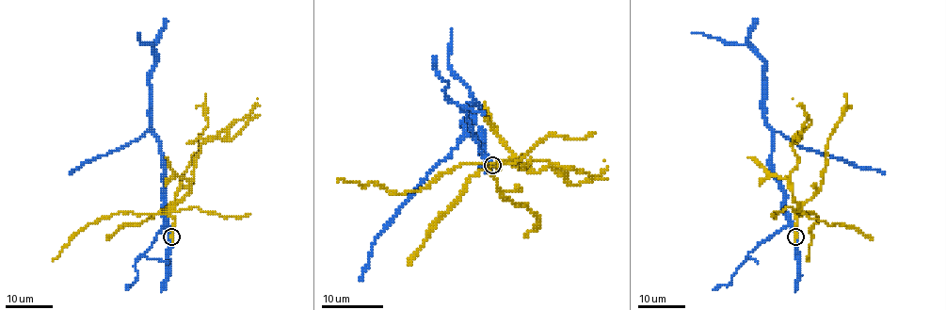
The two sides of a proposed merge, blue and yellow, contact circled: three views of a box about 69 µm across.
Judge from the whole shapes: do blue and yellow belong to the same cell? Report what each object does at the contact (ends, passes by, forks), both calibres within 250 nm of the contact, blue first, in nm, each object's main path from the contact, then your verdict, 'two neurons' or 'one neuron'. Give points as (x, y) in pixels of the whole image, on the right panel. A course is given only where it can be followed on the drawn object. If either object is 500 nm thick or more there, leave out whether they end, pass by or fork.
calibres 600 and 260 nm; course blue (795, 236), (784, 206), (784, 188), (772, 170), (762, 59), (747, 43), (728, 43), (692, 33); course yellow (795, 236), (797, 203), (793, 201), (790, 173), (799, 158), (792, 146), (793, 138), (810, 122), (793, 99); two neurons

